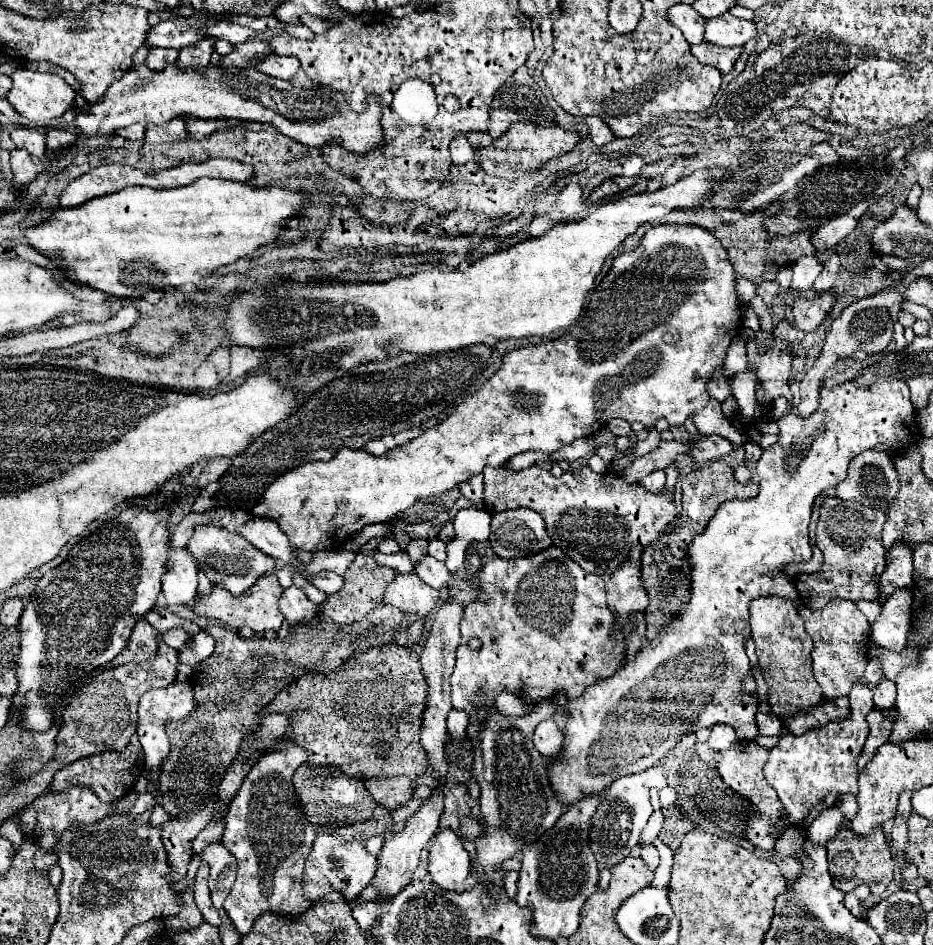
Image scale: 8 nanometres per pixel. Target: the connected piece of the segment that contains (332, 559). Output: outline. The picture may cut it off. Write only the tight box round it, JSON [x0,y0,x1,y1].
[303,549,355,580]

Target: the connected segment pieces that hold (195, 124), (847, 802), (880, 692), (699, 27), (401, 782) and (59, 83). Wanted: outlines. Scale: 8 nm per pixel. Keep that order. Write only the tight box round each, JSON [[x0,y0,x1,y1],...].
[[185,116,223,140],[837,794,857,820],[873,680,895,710],[669,4,707,44],[365,776,413,810],[7,68,75,122]]

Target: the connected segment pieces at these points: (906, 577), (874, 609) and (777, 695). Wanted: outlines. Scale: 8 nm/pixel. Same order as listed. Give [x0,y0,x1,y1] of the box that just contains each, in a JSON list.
[[879,544,913,600],[857,600,881,624],[749,596,823,718]]

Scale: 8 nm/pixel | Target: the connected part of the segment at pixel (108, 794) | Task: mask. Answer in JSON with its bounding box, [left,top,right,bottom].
[51,734,145,802]

